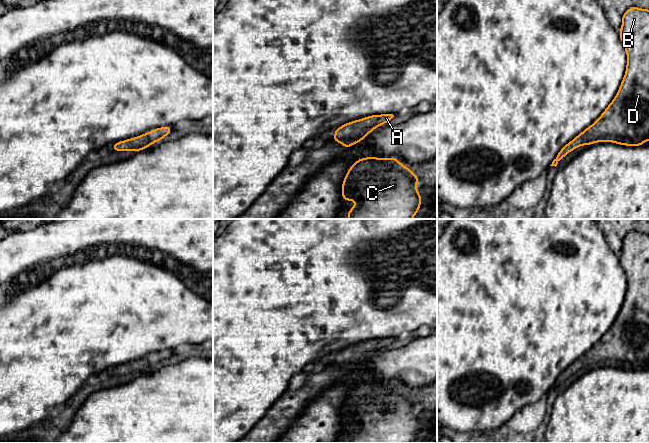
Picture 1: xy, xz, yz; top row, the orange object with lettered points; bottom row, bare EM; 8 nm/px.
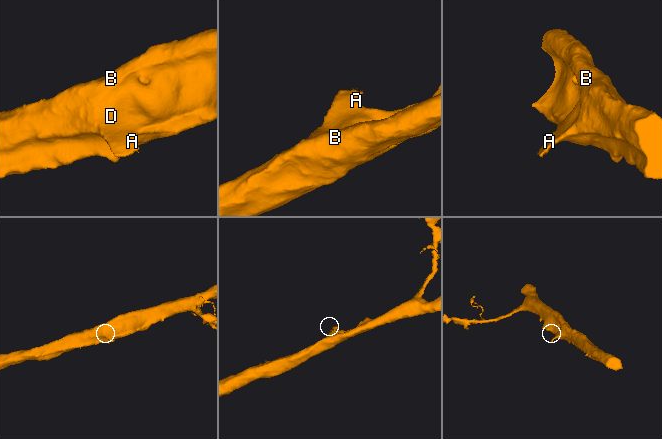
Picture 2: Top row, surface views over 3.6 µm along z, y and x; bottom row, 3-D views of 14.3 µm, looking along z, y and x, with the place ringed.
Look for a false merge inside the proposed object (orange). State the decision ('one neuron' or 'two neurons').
one neuron

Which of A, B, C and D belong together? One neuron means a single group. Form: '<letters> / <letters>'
A B C D

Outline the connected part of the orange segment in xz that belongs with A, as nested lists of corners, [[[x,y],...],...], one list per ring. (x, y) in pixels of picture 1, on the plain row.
[[[393,338],[371,339],[356,345],[348,346],[335,353],[332,360],[337,367],[344,369],[343,373],[362,365],[366,360],[378,350],[389,346],[394,341]]]

